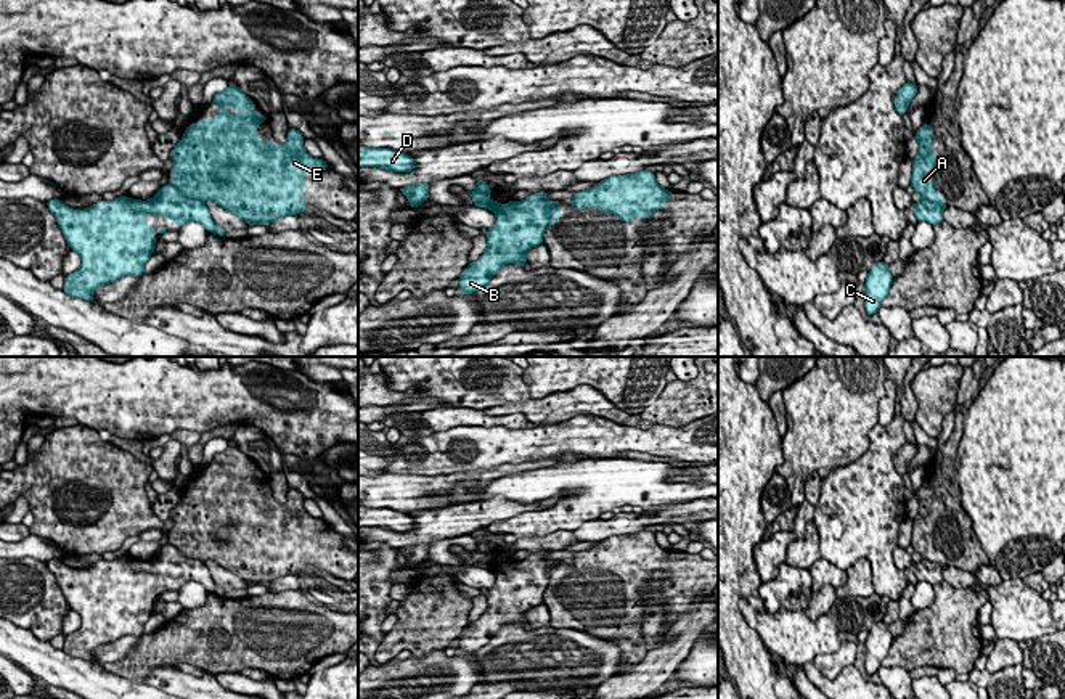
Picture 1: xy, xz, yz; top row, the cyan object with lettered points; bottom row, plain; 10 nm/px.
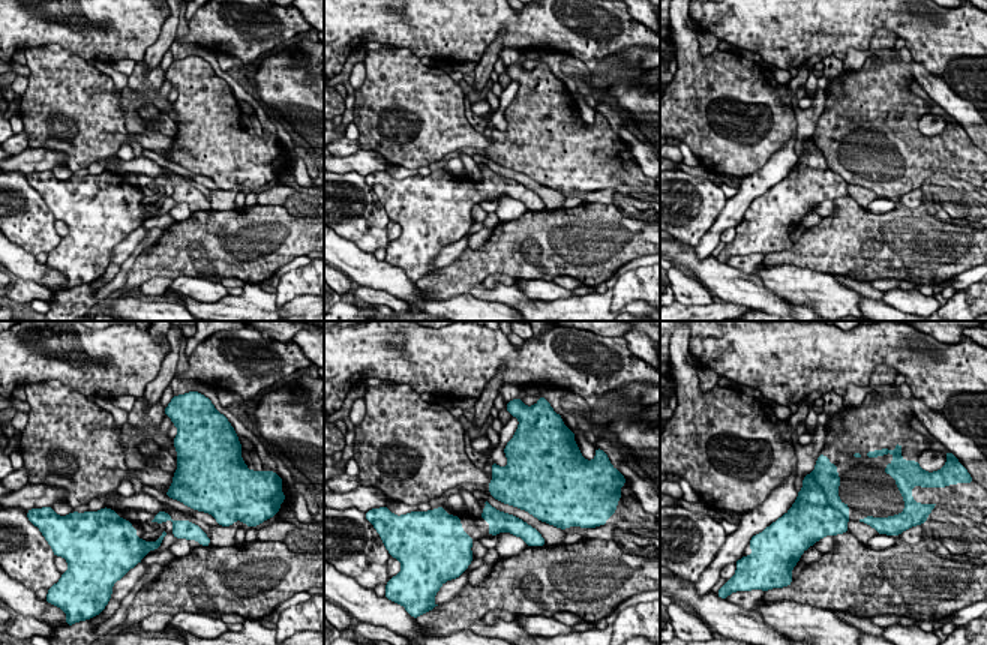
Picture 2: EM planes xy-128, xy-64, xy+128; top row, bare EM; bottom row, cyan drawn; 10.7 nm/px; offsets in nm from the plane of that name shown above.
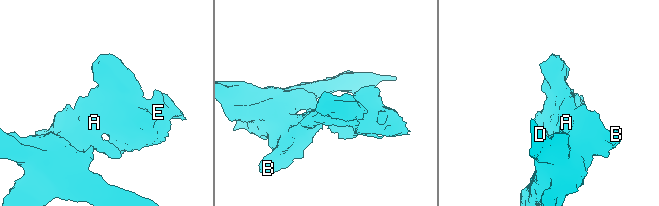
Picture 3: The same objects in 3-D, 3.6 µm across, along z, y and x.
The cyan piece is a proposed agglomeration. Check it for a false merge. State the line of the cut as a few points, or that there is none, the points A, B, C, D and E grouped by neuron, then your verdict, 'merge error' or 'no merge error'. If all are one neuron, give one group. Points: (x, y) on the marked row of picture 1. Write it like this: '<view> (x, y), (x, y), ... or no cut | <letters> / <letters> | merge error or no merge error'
xy (172, 185), (183, 195), (199, 200) | A E / B C D | merge error

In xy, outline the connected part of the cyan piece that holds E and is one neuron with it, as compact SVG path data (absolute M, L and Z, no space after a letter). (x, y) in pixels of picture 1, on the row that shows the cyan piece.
M228 85L214 95L222 111L212 119L188 125L183 138L170 151L175 162L169 170L175 188L191 199L212 199L233 212L247 225L268 225L271 220L308 211L302 190L307 188L305 174L328 170L324 159L310 156L304 148L299 130L289 129L288 140L281 143L257 143L257 127L267 119L255 111L255 104L239 87Z

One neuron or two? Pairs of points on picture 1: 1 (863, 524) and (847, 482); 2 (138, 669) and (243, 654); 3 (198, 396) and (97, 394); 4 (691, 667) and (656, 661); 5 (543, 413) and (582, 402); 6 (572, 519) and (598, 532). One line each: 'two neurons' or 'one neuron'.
1: one neuron
2: one neuron
3: one neuron
4: two neurons
5: one neuron
6: two neurons

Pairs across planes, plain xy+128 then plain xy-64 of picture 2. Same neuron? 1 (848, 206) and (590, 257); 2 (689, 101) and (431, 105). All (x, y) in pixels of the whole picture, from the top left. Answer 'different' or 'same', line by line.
1: same
2: same

